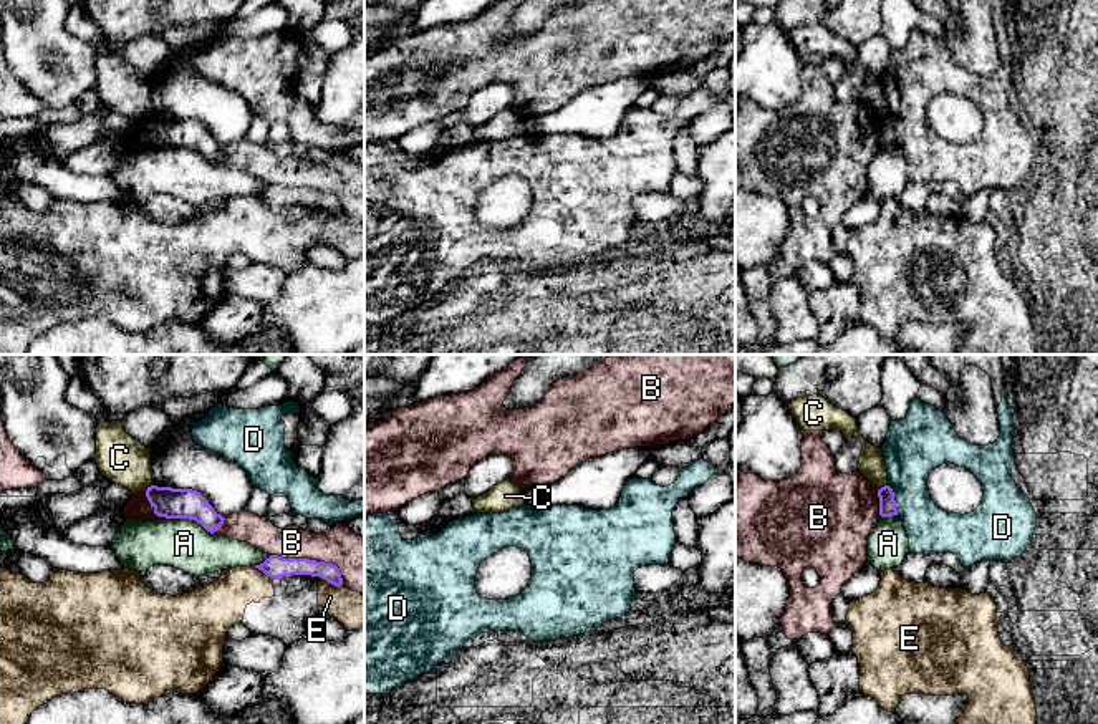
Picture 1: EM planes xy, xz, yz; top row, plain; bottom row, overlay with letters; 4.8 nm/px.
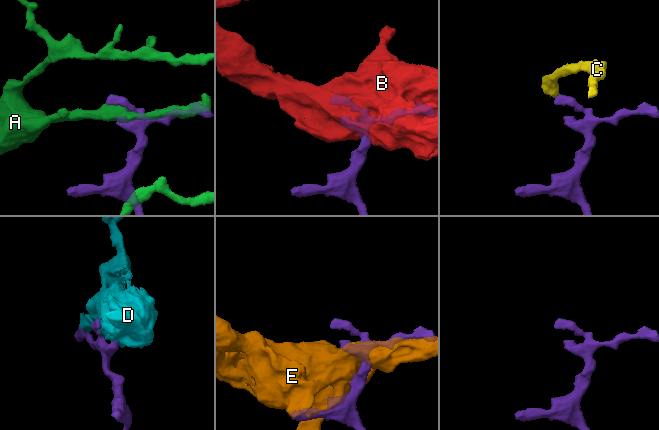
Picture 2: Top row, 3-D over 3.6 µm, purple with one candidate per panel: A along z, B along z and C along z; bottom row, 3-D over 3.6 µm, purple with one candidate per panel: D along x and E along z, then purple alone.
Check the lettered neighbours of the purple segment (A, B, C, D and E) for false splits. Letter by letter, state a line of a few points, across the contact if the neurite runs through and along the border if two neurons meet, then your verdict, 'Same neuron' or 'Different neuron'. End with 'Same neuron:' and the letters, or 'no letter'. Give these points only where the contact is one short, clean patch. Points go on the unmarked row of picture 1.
A: Different neuron
B: Different neuron
C: Line: xy (153, 113), (144, 120). Different neuron
D: Different neuron
E: Different neuron
Same neuron: no letter

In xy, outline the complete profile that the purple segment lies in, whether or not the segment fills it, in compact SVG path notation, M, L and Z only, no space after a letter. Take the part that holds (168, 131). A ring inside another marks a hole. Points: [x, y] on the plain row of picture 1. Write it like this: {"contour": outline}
{"contour": "M151 114L146 126L157 146L195 149L210 162L224 152L224 146L197 119Z"}

